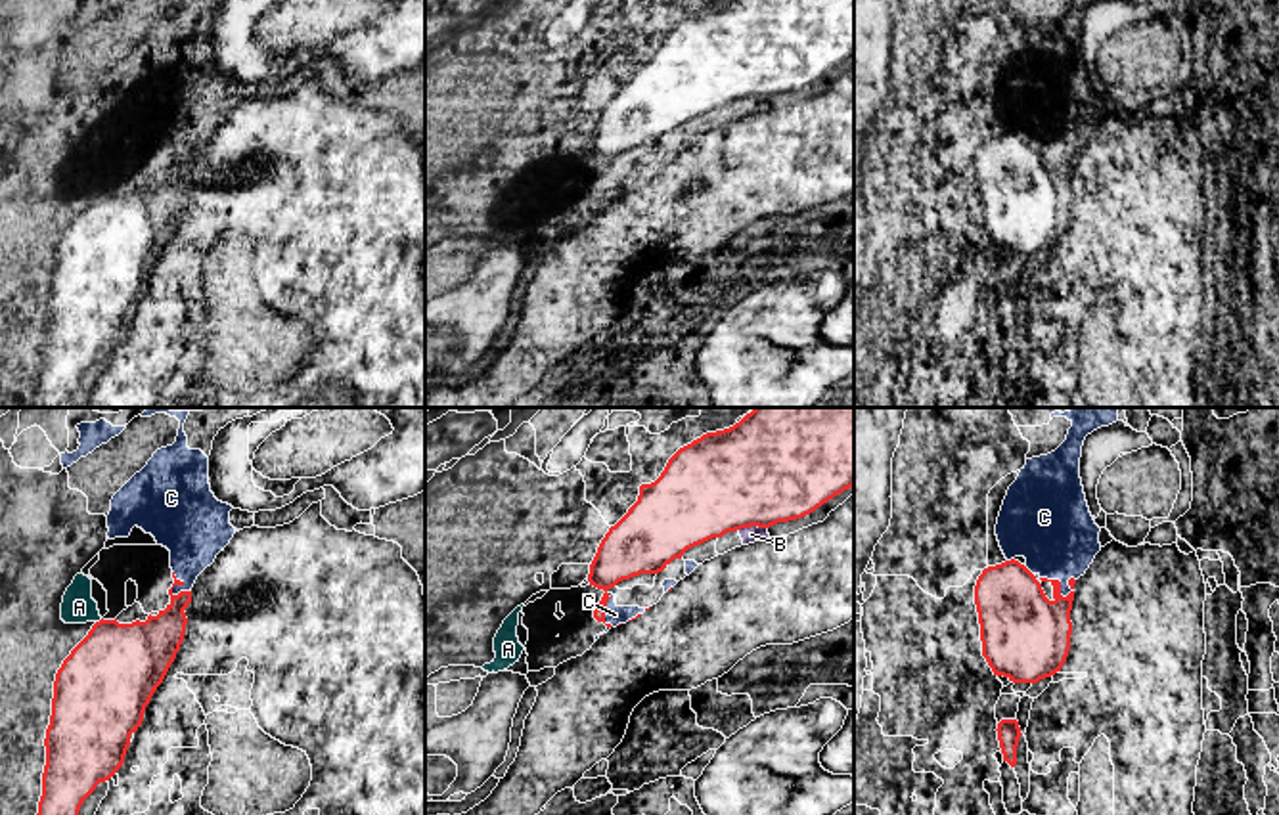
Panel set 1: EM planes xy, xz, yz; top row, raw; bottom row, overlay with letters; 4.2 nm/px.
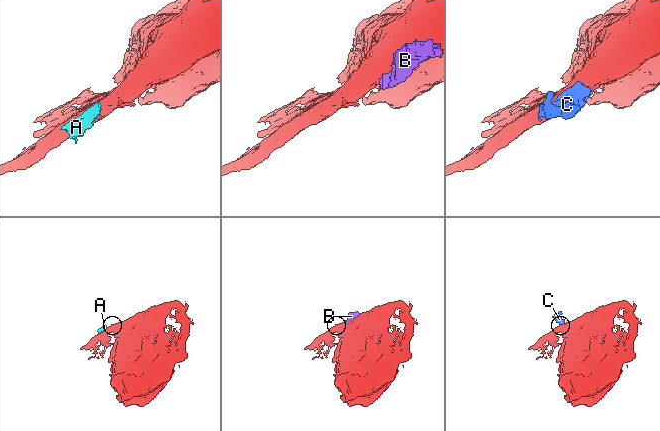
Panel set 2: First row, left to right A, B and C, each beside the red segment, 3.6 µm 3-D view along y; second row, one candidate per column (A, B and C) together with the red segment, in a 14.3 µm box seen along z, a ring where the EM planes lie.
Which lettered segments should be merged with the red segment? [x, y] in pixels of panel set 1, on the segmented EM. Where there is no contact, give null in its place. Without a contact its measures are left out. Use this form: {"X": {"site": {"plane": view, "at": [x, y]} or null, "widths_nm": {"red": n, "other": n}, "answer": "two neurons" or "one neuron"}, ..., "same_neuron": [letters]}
{"A": {"site": {"plane": "xy", "at": [100, 620]}, "widths_nm": {"red": 380, "other": 140}, "answer": "two neurons"}, "B": {"site": {"plane": "xz", "at": [753, 525]}, "widths_nm": {"red": 460, "other": 70}, "answer": "two neurons"}, "C": {"site": {"plane": "yz", "at": [1059, 592]}, "widths_nm": {"red": 360, "other": 340}, "answer": "two neurons"}, "same_neuron": []}

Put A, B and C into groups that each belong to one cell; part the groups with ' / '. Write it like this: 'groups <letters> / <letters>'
groups A B C

